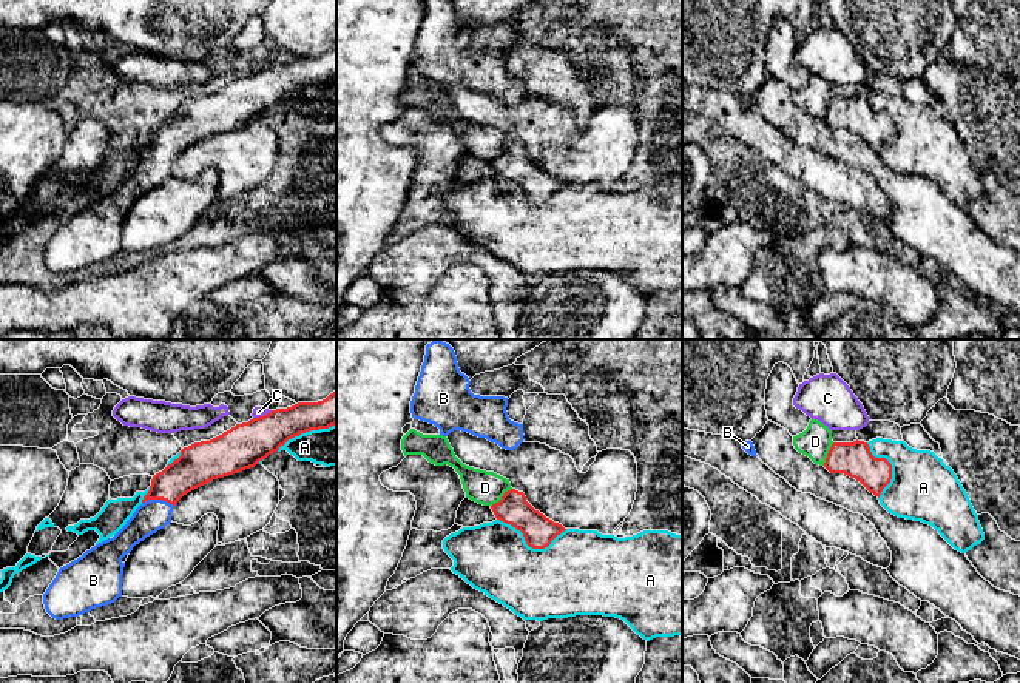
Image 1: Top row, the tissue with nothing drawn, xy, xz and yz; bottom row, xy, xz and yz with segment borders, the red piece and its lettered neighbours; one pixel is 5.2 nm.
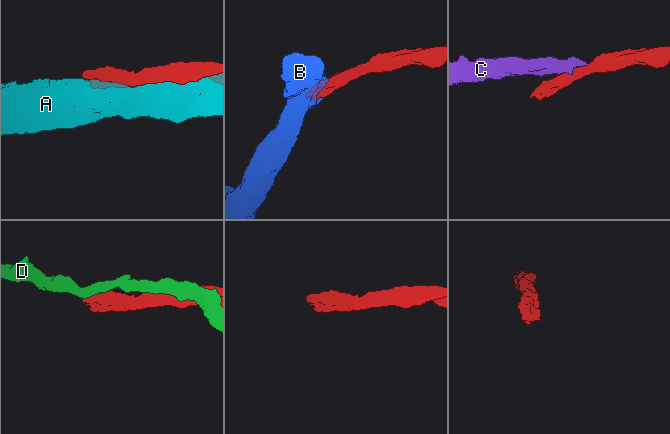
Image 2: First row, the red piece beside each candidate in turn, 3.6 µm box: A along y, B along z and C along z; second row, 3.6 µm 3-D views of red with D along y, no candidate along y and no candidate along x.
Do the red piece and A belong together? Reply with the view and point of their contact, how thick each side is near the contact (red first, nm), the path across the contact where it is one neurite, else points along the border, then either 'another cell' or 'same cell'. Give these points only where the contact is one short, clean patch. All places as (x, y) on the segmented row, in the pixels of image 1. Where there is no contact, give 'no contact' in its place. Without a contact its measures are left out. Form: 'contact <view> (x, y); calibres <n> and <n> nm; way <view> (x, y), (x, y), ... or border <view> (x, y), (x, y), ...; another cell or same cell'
contact xz (530, 546); calibres 160 and 380 nm; another cell

